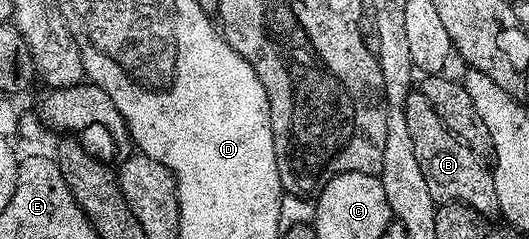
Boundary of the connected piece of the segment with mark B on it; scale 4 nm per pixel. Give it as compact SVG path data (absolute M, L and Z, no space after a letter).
M410 91L405 100L405 117L411 143L415 145L415 159L423 170L423 179L427 181L427 190L434 202L438 205L466 204L480 216L492 217L499 209L499 198L495 194L490 165L451 135L421 91Z

